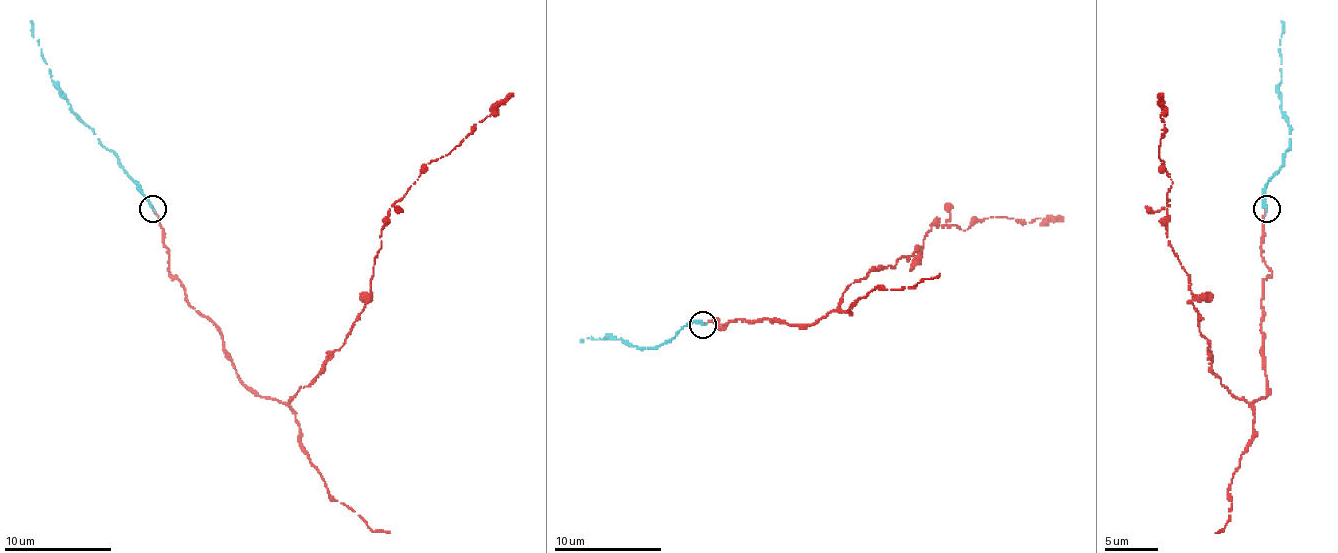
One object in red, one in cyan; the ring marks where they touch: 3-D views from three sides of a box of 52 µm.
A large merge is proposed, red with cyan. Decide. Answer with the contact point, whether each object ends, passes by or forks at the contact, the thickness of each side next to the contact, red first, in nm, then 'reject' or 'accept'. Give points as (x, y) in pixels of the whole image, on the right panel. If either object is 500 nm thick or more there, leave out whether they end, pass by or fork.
(1266, 209) | red ends | cyan ends | 200/300 nm | accept

